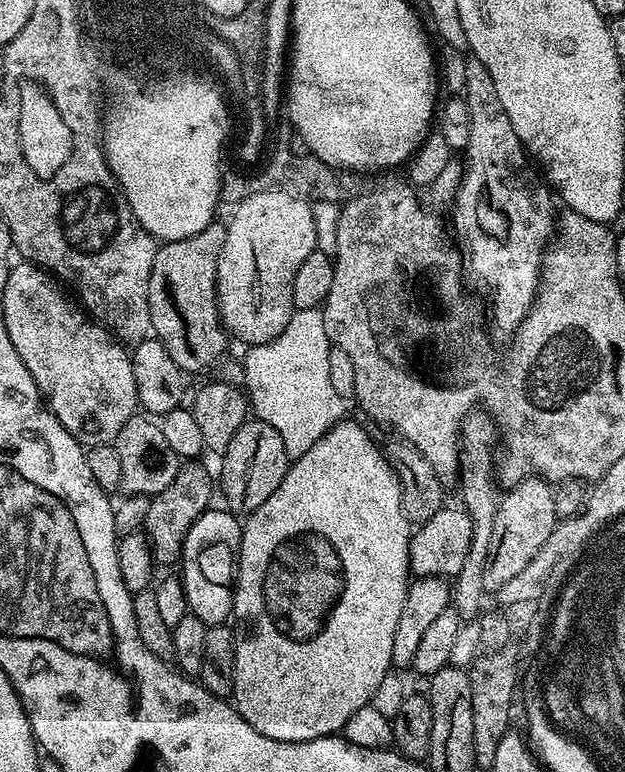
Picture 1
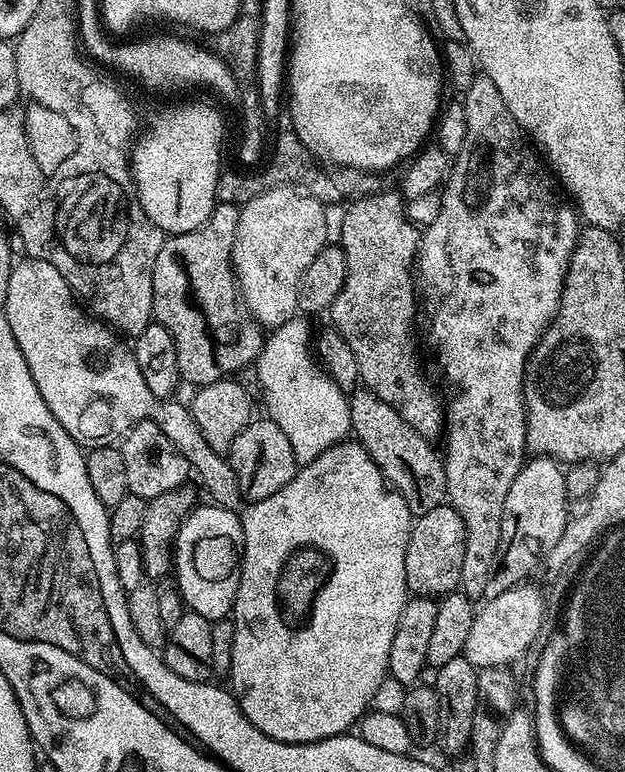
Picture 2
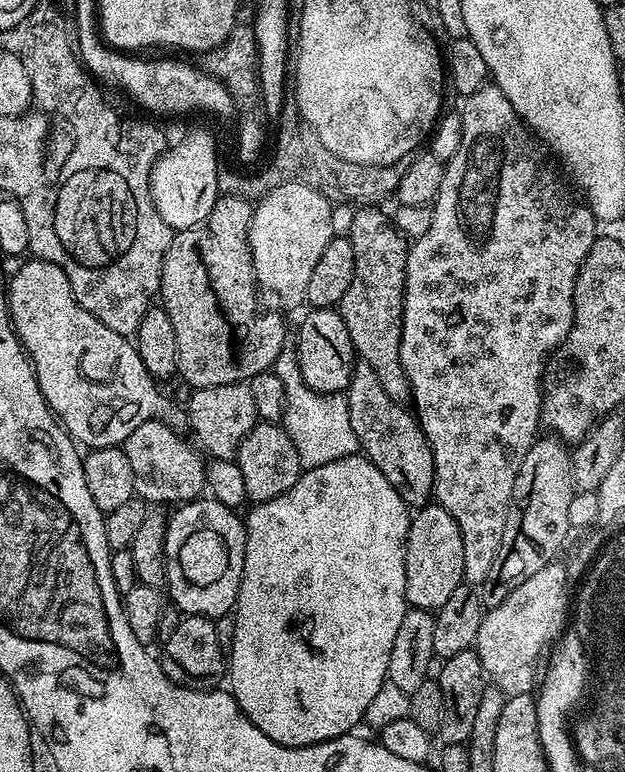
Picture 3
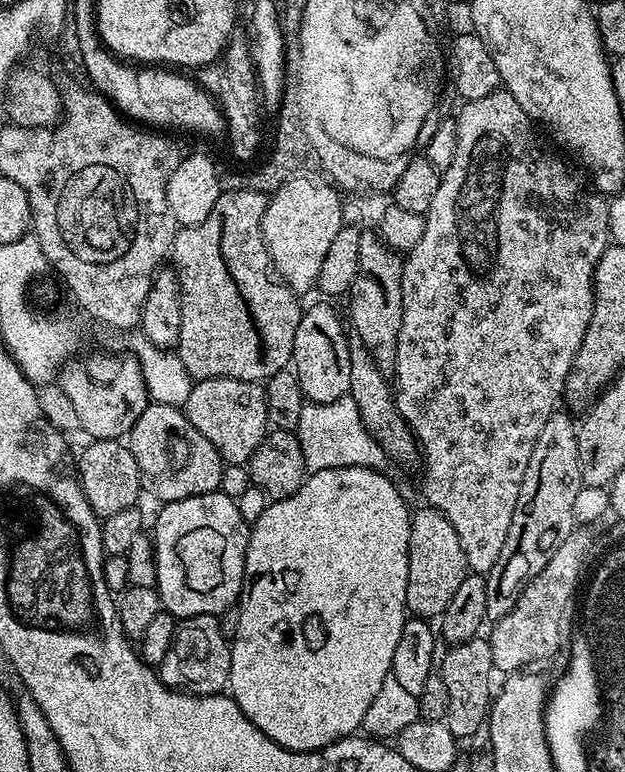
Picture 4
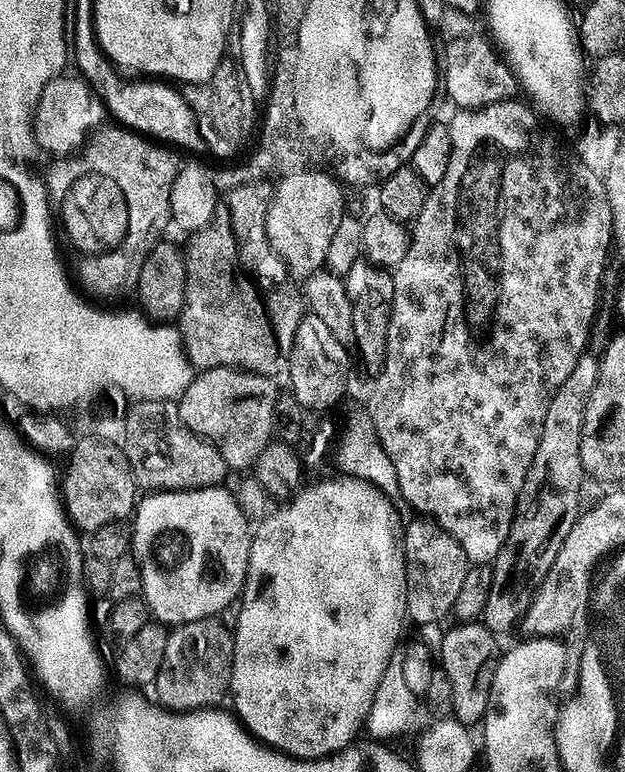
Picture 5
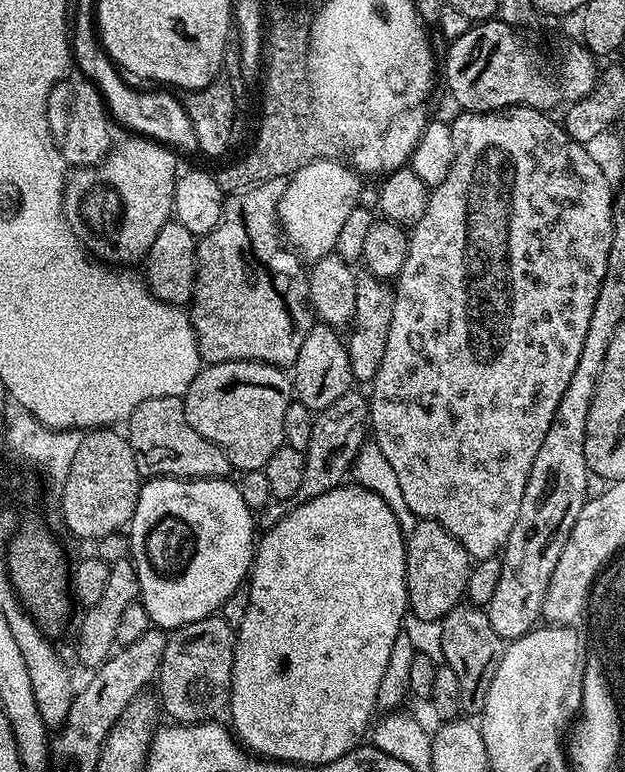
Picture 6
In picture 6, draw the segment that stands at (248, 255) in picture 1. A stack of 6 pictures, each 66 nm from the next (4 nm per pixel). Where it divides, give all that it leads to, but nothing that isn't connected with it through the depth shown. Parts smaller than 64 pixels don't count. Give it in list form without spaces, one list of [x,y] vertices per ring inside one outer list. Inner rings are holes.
[[[315,160],[302,166],[287,177],[285,188],[280,192],[280,200],[276,203],[276,218],[283,239],[294,249],[297,256],[304,262],[315,262],[334,252],[338,242],[338,234],[346,218],[350,218],[350,210],[358,206],[362,180],[347,163],[339,160]]]

